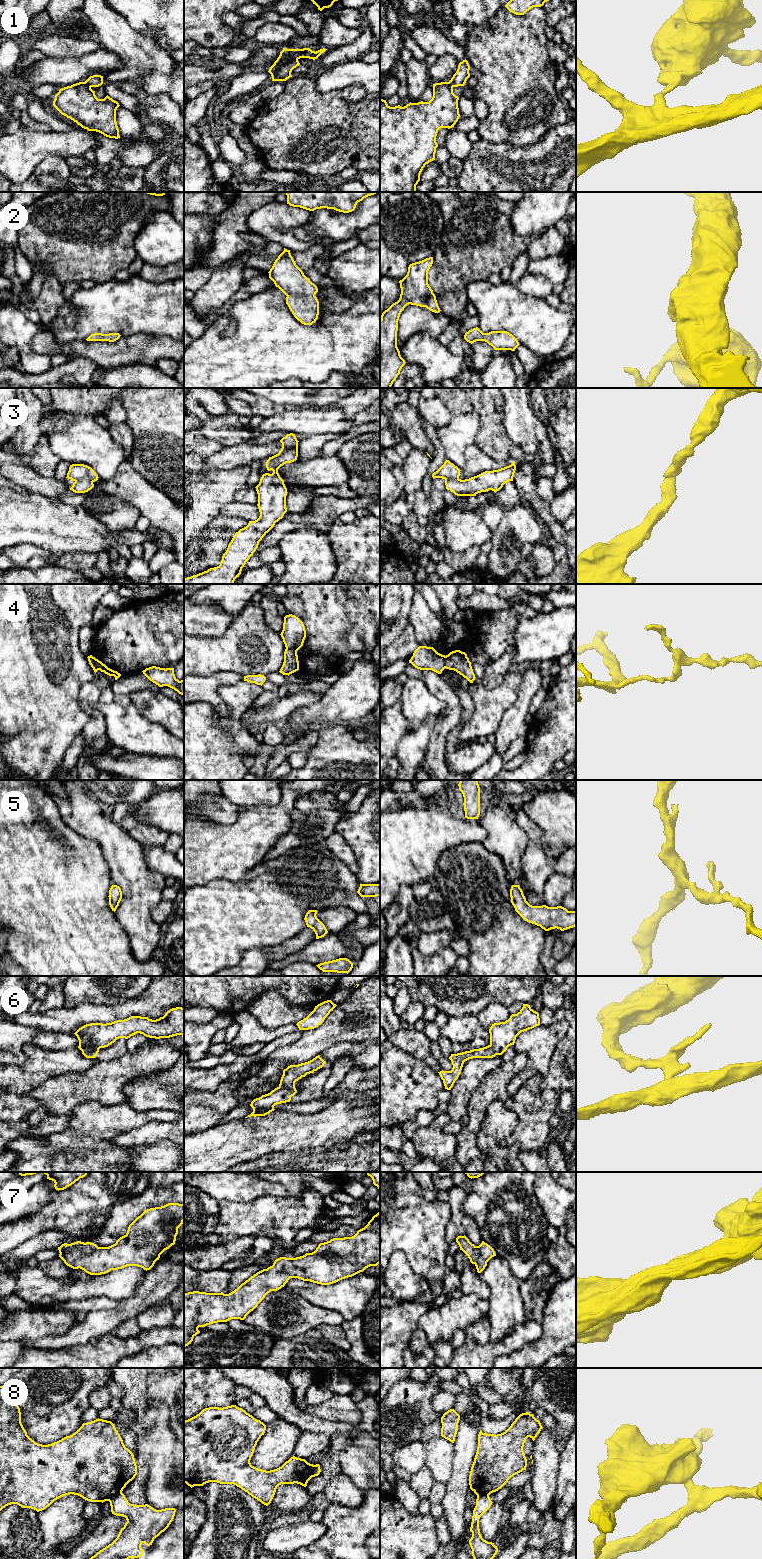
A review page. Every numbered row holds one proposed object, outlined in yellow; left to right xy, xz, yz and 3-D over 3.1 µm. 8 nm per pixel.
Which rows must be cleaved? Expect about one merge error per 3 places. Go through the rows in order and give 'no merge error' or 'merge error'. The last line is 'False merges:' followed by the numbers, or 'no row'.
1: merge error
2: no merge error
3: no merge error
4: merge error
5: no merge error
6: merge error
7: no merge error
8: merge error
False merges: 1, 4, 6, 8

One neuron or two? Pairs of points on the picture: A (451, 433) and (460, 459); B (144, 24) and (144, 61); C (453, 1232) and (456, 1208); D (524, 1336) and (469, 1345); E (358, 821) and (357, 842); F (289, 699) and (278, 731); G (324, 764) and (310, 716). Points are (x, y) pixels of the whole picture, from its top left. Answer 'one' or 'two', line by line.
A: one
B: two
C: one
D: one
E: one
F: two
G: two

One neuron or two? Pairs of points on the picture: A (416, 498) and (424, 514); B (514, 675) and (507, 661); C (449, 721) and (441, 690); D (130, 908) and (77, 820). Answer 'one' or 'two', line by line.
A: one
B: two
C: one
D: one

